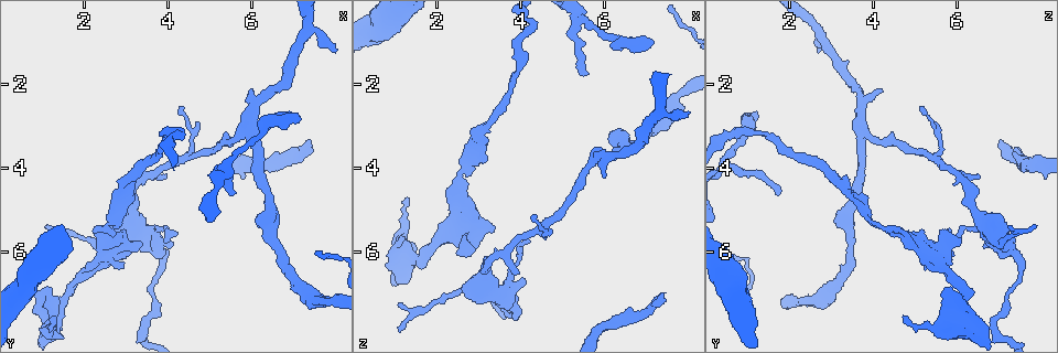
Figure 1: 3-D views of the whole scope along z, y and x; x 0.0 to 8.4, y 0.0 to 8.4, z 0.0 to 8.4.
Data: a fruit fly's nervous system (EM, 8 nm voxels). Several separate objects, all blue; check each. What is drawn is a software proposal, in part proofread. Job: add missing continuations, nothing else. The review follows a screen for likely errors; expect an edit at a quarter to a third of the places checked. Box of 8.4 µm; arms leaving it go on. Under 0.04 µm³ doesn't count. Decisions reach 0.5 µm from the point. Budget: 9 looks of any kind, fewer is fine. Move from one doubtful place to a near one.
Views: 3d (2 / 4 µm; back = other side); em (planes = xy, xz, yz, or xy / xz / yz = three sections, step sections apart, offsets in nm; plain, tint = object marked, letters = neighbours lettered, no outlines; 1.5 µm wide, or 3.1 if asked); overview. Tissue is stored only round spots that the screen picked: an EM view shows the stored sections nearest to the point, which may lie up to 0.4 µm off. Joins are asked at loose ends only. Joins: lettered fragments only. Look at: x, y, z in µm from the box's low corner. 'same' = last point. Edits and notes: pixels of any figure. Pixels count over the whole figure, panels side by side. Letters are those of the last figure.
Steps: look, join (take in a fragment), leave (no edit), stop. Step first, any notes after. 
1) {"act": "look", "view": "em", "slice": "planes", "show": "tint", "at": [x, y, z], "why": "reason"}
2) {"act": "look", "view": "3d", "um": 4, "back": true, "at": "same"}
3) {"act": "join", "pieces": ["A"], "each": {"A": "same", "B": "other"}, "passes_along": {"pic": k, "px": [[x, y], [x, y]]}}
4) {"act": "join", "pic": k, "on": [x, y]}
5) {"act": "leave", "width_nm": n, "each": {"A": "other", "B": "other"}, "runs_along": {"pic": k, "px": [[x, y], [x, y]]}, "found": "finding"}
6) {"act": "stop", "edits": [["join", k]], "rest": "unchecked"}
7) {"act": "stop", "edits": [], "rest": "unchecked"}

{"act": "look", "view": "3d", "um": 2, "at": [5.50, 4.65, 1.70], "why": "tapers out"}

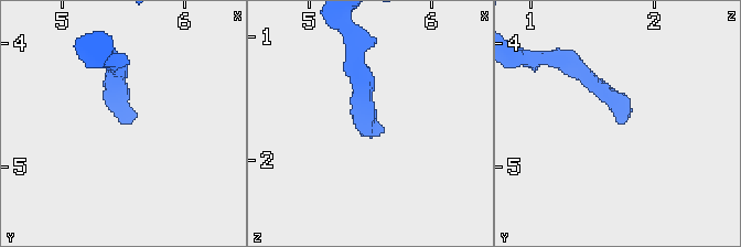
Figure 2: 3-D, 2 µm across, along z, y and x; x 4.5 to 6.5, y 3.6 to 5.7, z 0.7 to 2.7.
{"act": "look", "view": "em", "slice": "planes", "show": "letters", "at": [5.54, 4.62, 1.70]}

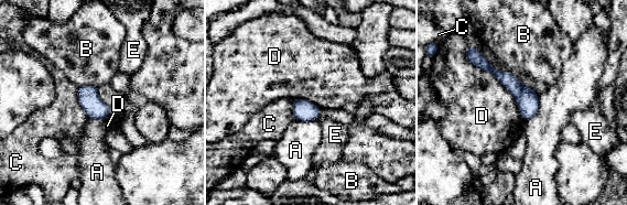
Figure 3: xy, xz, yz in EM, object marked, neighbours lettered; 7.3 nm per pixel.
{"act": "leave", "longest_contact_nm": ["D", 600], "each": {"A": "other", "B": "other", "C": "other", "D": "other", "E": "other"}, "border": {"pic": 3, "px": [[468, 61], [496, 77], [525, 120]]}, "found": "no lettered fragment goes on from it"}

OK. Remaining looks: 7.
{"act": "look", "view": "em", "slice": "yz", "step": 8, "show": "tint", "at": [7.35, 3.40, 7.00], "why": "long arm stops here"}

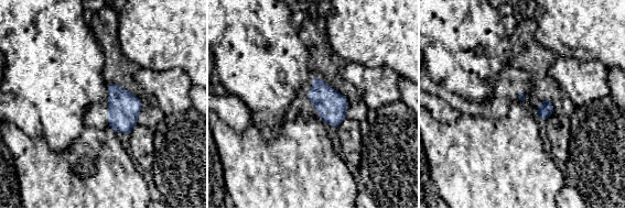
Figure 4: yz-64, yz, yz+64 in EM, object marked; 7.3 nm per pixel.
{"act": "look", "view": "em", "slice": "planes", "show": "letters", "at": "same"}

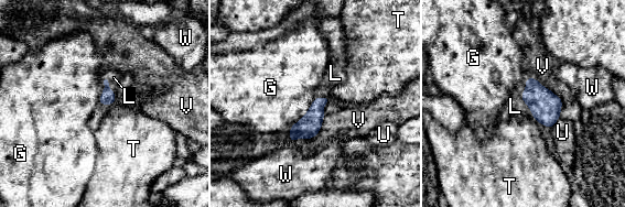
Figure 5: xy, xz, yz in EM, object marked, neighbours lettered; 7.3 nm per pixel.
{"act": "join", "pieces": ["L"], "each": {"G": "other", "L": "same", "T": "other", "U": "other", "V": "other", "W": "other"}, "passes_along": {"pic": 5, "px": [[546, 107], [525, 102], [515, 106]]}, "found": "it goes on there"}

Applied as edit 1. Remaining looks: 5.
{"act": "look", "view": "em", "slice": "planes", "show": "tint", "at": [3.10, 4.70, 3.60], "why": "tapers out"}

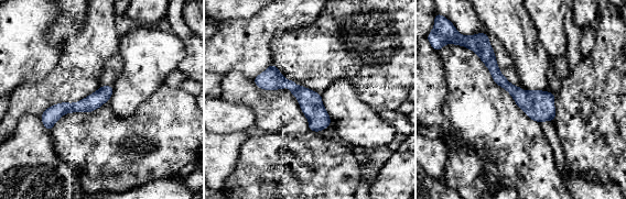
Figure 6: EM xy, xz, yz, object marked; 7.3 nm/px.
{"act": "look", "view": "em", "slice": "planes", "show": "letters", "at": "same"}

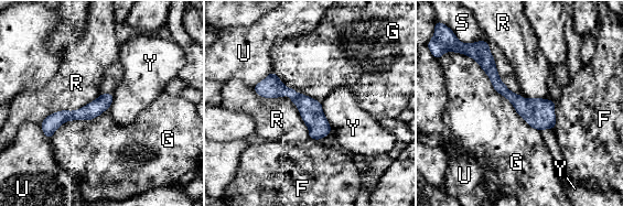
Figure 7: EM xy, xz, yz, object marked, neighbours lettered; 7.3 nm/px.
{"act": "leave", "each": {"F": "other", "G": "other", "R": "other", "S": "other", "U": "other", "Y": "other"}, "border": {"pic": 7, "px": [[462, 53], [539, 131]]}, "found": "none of them fits"}

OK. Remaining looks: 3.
{"act": "look", "view": "overview", "why": "see it whole again"}

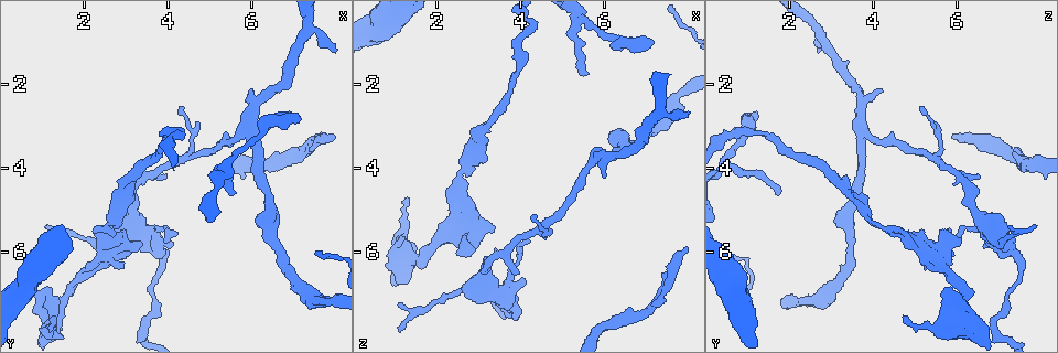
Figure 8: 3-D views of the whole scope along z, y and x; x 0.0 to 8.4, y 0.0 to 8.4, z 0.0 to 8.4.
{"act": "look", "view": "em", "slice": "yz", "step": 8, "show": "letters", "at": [4.35, 2.50, 5.15], "why": "free end"}

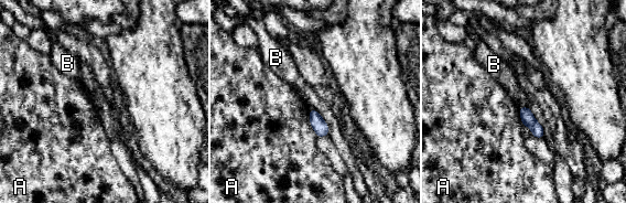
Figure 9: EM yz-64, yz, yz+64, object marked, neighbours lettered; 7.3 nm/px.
{"act": "look", "view": "em", "slice": "xz", "step": 4, "show": "letters", "at": "same"}

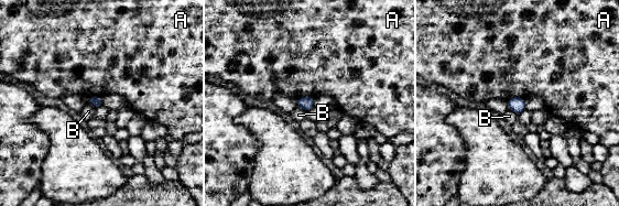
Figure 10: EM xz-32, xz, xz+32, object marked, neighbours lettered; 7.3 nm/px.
{"act": "leave", "each": {"A": "other", "B": "other"}, "found": "none of them fits"}

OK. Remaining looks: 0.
{"act": "stop", "edits": [["join", 5]], "rest": "unchecked"}

